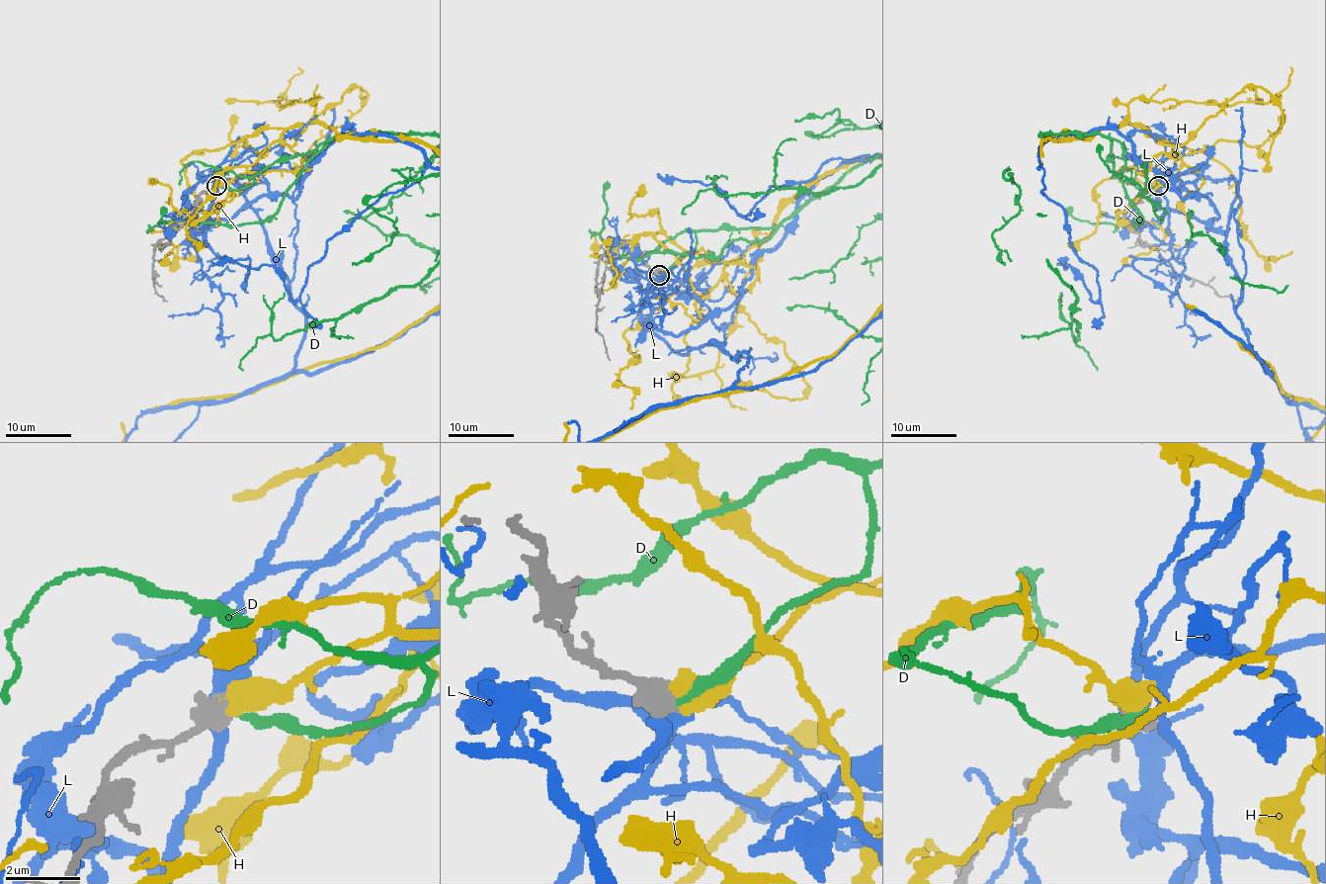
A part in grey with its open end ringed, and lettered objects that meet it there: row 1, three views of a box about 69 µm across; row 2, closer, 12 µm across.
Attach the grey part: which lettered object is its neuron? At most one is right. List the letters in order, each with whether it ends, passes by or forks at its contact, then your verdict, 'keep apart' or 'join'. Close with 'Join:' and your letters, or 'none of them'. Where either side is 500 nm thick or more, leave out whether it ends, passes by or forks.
D: keep apart
H: keep apart
L: keep apart
Join: none of them

